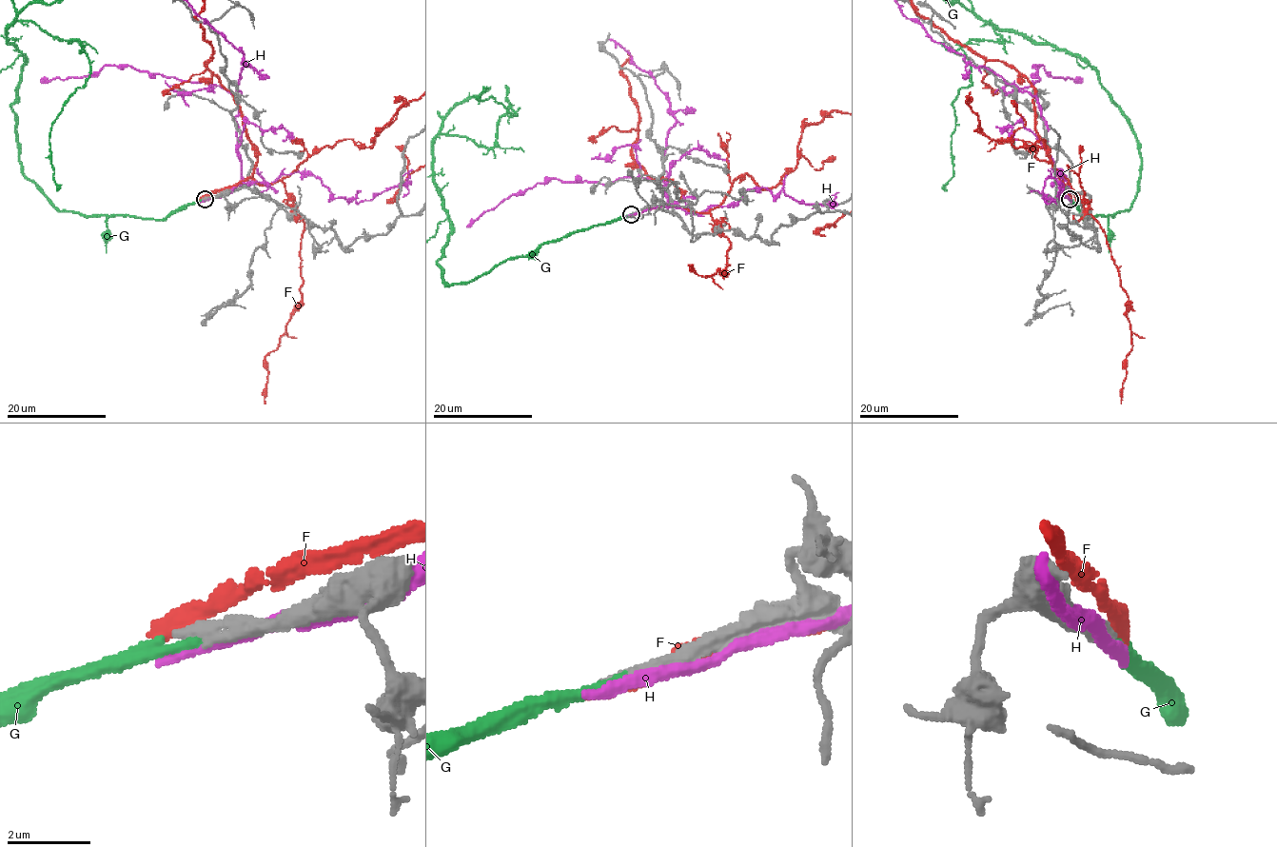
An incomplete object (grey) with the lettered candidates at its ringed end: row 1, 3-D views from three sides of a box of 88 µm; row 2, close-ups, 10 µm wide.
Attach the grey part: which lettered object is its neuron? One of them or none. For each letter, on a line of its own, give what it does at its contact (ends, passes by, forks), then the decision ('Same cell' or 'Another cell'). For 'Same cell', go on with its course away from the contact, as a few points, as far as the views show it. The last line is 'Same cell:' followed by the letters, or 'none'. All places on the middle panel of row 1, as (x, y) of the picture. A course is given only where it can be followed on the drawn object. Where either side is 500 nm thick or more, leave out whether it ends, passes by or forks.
F: It ends there. Another cell
G: It ends there. Same cell. Its course: (631, 213), (445, 285), (433, 141), (491, 147), (516, 112), (478, 100), (483, 88)
H: It passes by. Another cell
Same cell: G

